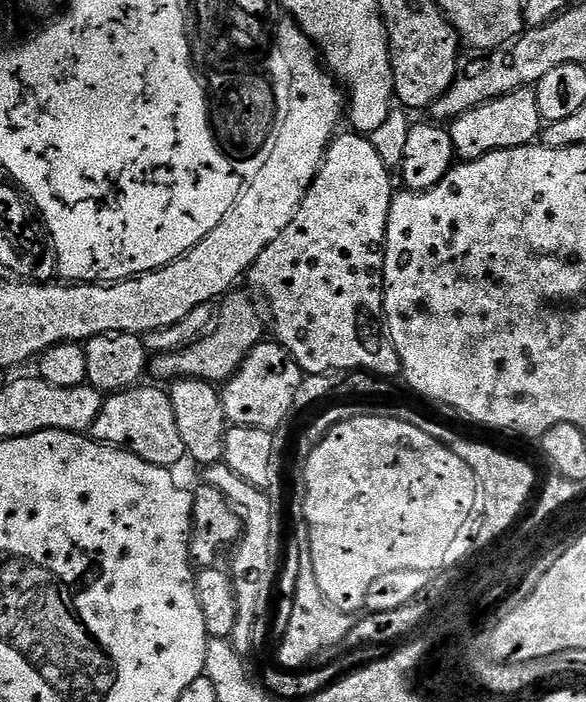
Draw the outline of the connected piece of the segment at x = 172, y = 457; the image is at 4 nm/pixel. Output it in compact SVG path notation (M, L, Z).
M137 386L125 392L111 393L105 399L102 410L90 430L92 439L100 444L109 444L112 448L120 448L132 452L150 464L159 468L171 469L186 453L181 435L178 434L177 422L172 409L172 399L163 387L144 388Z

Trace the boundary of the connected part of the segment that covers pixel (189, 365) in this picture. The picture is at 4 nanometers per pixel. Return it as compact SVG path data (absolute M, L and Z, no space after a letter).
M233 290L223 297L214 323L199 340L176 352L157 352L151 357L150 376L152 372L153 378L156 379L153 381L175 382L186 379L226 382L240 369L241 362L248 357L250 350L254 350L254 346L261 343L266 336L266 324L265 321L264 324L260 321L260 312L252 305L253 297L247 291L240 291Z

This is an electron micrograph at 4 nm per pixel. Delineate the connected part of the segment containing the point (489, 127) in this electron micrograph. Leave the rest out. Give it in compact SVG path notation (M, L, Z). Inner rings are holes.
M519 88L502 98L486 102L451 121L448 128L452 145L461 161L477 160L486 154L507 148L524 148L533 143L541 132L538 98L532 88Z

